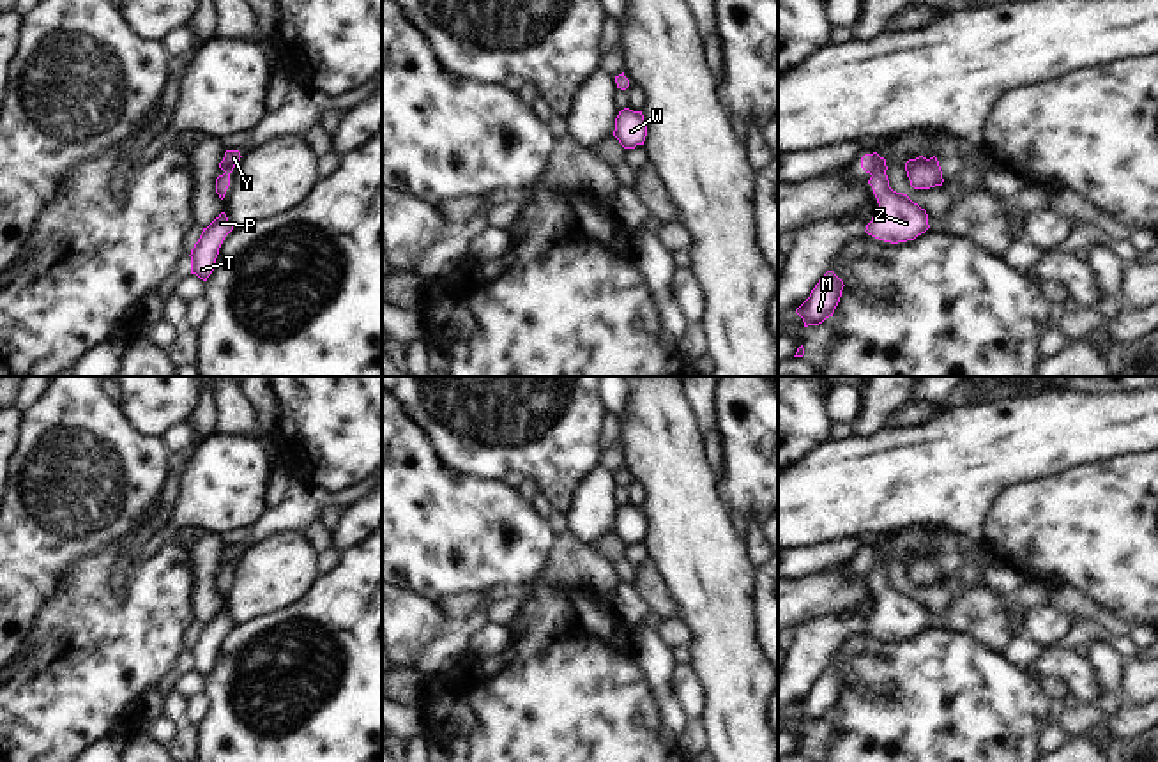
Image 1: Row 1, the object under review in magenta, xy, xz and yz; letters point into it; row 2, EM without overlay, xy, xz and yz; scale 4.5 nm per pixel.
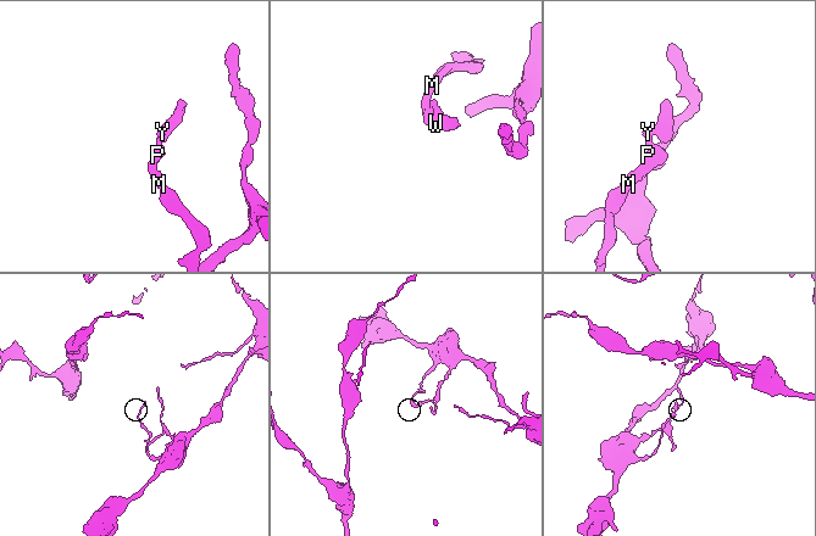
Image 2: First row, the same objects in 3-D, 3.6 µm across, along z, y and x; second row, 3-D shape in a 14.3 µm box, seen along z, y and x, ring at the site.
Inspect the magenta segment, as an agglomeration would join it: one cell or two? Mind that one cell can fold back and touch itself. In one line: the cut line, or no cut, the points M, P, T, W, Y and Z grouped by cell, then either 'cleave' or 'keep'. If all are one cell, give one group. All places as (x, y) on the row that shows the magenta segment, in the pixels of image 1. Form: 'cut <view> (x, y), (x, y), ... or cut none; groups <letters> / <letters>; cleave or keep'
cut none; groups M P T W Y Z; keep

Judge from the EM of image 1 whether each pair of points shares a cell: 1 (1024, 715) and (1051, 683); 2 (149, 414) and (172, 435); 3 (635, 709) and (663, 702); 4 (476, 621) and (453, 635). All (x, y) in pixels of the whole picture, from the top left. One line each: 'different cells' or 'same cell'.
1: different cells
2: different cells
3: different cells
4: same cell

